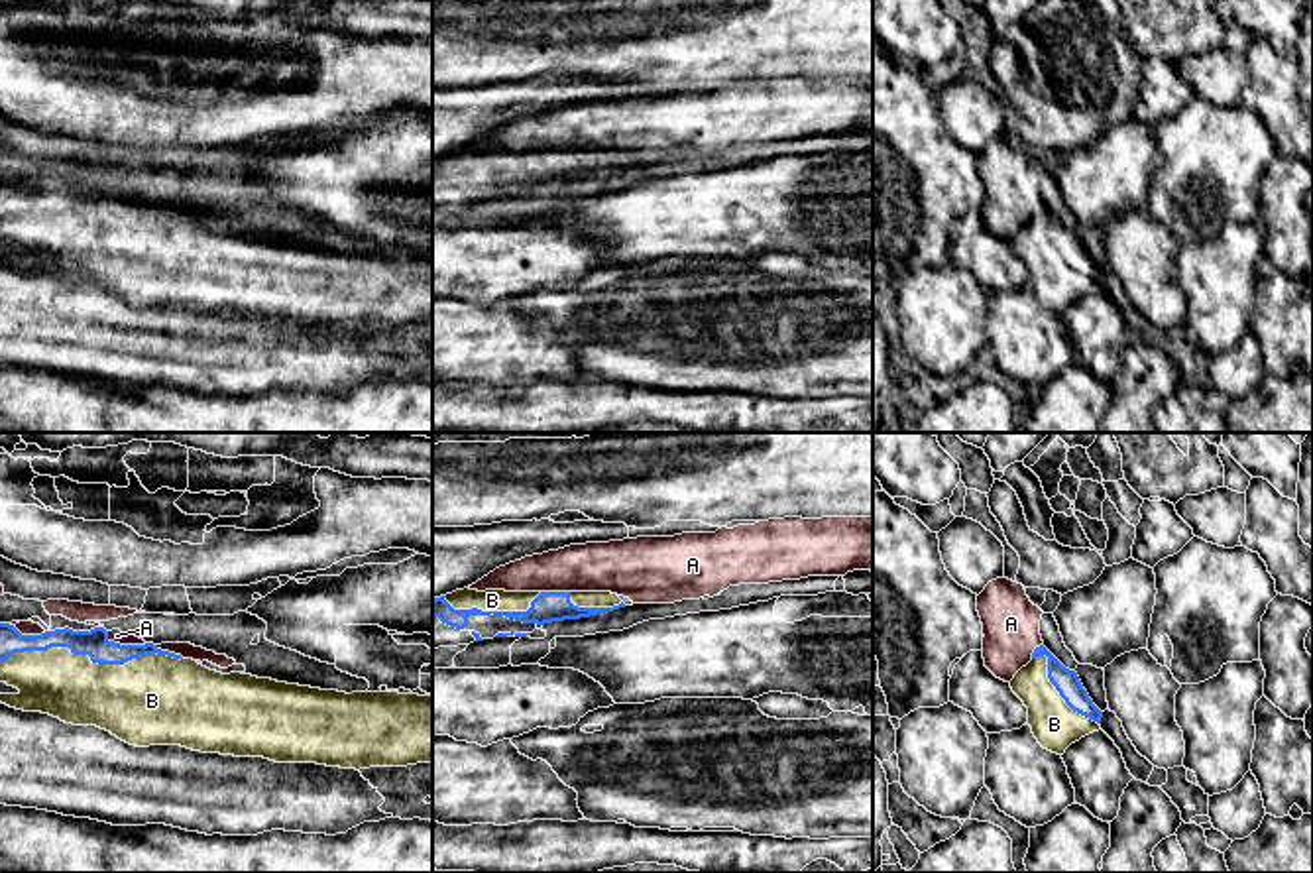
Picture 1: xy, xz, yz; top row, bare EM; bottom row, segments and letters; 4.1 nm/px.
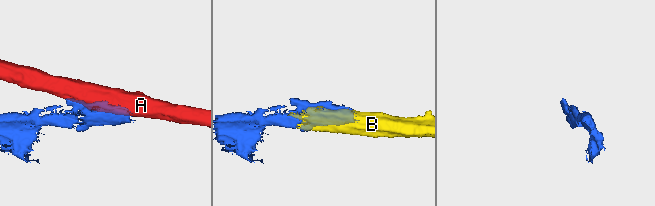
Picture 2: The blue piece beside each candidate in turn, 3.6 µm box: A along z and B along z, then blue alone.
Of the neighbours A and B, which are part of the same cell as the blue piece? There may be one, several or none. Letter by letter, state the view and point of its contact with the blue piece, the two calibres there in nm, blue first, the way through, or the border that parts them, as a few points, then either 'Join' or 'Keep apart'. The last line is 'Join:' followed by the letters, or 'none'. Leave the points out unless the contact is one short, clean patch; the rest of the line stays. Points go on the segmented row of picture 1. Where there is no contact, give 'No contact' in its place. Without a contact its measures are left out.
A: Touches blue at xy (124, 645). Thickness 120 nm (blue) against 60 nm. Keep apart
B: Touches blue at xy (91, 659). Thickness 120 nm (blue) against 320 nm. Join
Join: B

